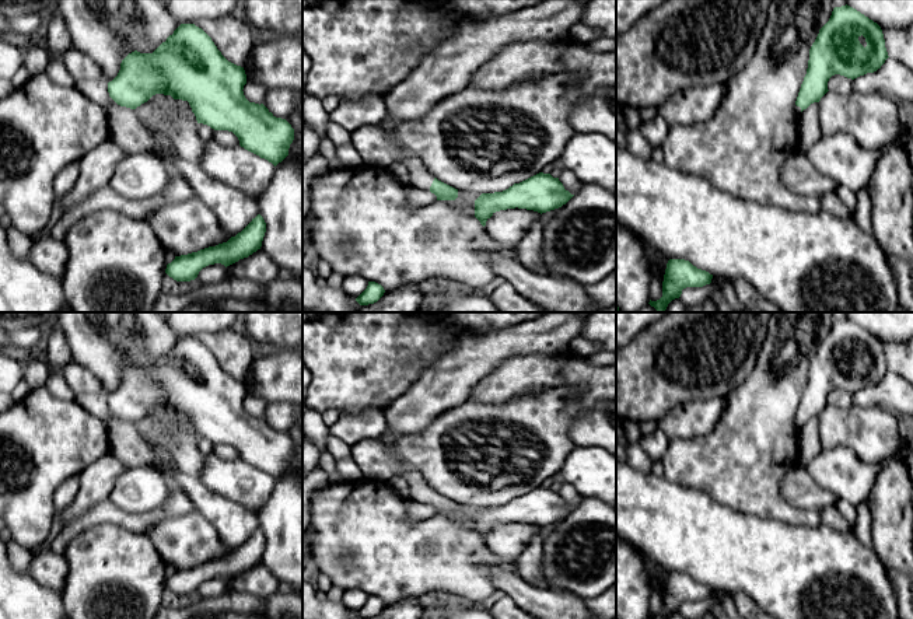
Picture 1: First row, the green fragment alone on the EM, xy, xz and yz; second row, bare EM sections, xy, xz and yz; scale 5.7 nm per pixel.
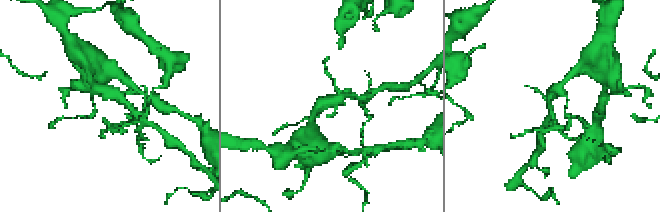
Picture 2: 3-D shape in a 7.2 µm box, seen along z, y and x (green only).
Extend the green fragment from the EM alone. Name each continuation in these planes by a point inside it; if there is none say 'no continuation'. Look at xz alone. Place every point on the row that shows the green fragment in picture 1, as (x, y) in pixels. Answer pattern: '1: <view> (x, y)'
1: xz (420, 178)

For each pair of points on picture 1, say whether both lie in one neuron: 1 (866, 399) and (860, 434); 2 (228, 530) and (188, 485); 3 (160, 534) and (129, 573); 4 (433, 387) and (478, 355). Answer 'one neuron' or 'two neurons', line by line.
1: two neurons
2: one neuron
3: two neurons
4: one neuron

